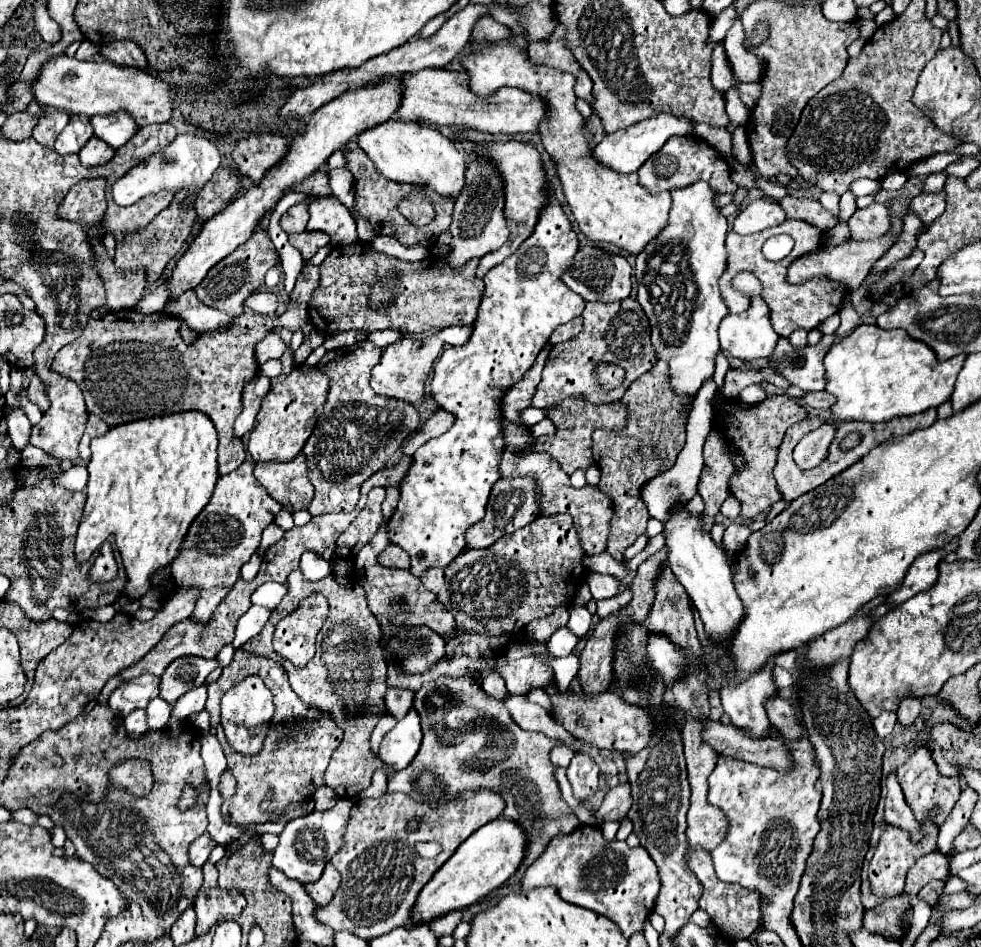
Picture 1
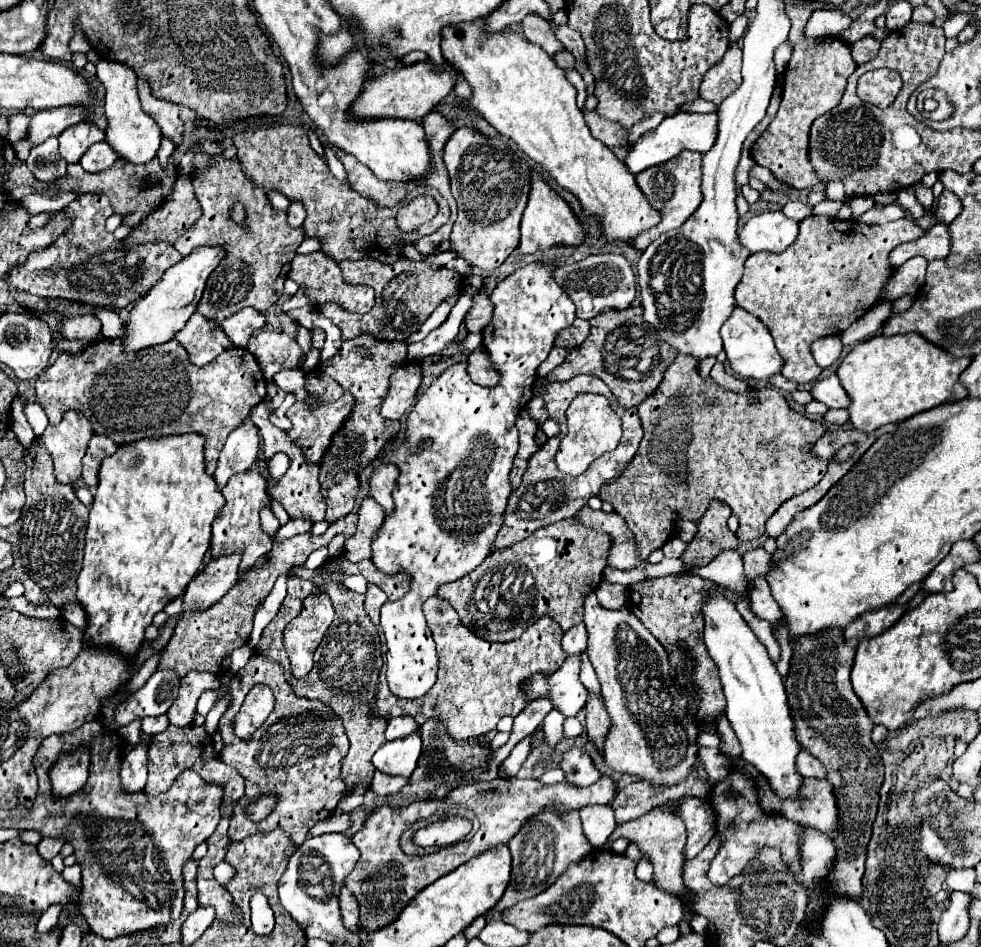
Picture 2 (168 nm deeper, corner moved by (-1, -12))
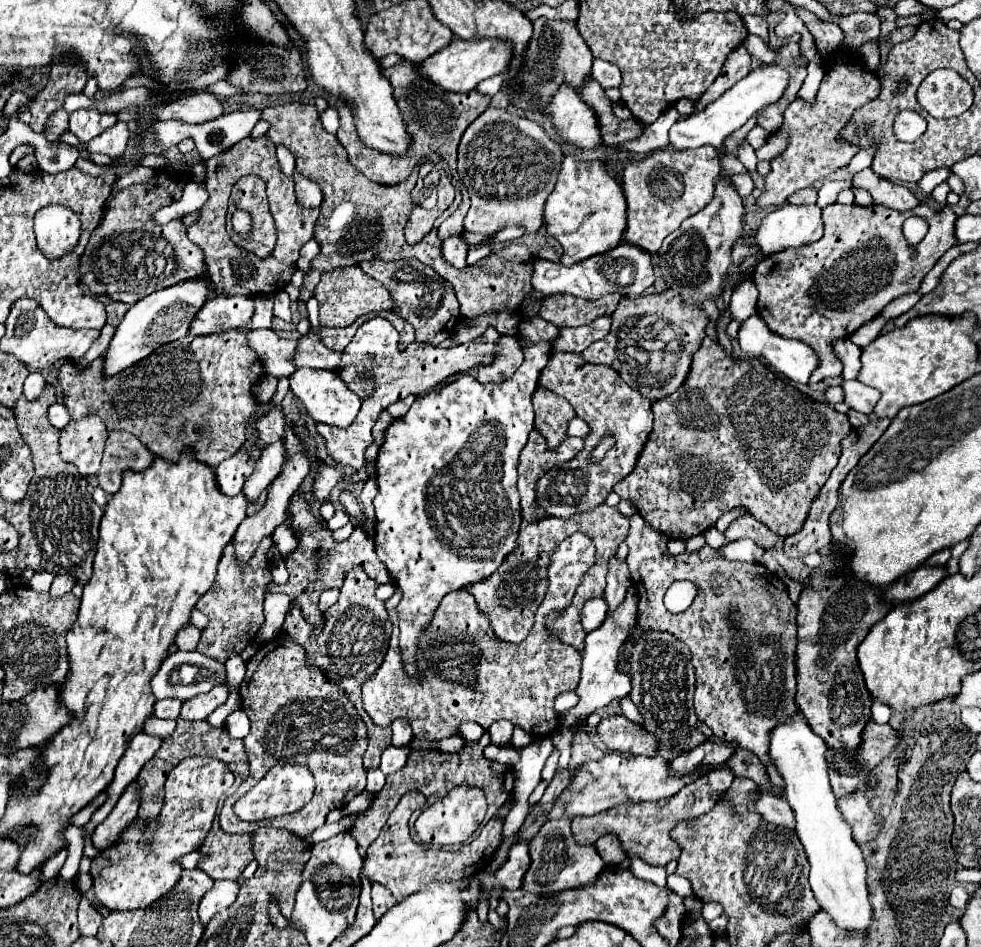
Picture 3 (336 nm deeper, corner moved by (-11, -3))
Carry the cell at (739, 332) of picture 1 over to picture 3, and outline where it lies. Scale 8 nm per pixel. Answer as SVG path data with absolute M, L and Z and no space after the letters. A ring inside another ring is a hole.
M758 314L750 316L750 318L742 324L738 336L740 336L740 338L738 338L738 340L740 340L740 346L742 346L742 350L744 350L748 356L768 360L778 372L786 374L786 376L788 376L790 380L794 380L794 382L808 384L812 372L814 372L816 366L818 366L818 356L816 356L816 352L814 352L808 344L798 342L798 340L786 340L786 338L782 338L782 336L776 336L774 332L770 332L770 328L764 324L764 320L760 320Z

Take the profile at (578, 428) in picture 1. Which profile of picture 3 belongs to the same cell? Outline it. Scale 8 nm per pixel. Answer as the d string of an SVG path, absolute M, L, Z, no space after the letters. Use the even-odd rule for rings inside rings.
M552 350L550 360L540 372L538 382L544 388L564 396L576 408L576 415L588 422L592 428L592 434L584 440L586 448L572 462L564 462L548 470L544 478L538 480L540 508L544 508L548 516L568 518L576 512L586 512L602 504L612 492L614 484L632 472L648 440L648 432L652 430L652 402L640 392L632 390L614 368L602 364L588 364L576 352ZM604 436L612 436L616 442L606 452L602 462L594 464L590 462L592 450L600 444Z

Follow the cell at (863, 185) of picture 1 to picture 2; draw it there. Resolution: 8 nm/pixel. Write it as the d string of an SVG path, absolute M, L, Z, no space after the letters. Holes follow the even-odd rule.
M822 201L813 207L813 214L819 216L835 217L843 205L844 203L841 201Z

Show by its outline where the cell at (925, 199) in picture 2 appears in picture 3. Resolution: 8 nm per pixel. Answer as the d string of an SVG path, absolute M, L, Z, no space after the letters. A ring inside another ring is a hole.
M923 203L907 211L897 211L880 204L830 204L824 214L824 236L808 246L786 248L780 254L766 256L756 272L754 282L758 286L758 314L768 328L782 338L800 340L816 350L820 356L820 368L812 374L812 382L834 378L842 374L842 364L834 354L832 344L848 338L868 320L876 318L886 304L904 294L916 292L922 278L934 268L934 264L956 246L952 208L942 212L926 212ZM918 216L930 224L924 240L916 244L912 254L910 244L902 234L906 218Z

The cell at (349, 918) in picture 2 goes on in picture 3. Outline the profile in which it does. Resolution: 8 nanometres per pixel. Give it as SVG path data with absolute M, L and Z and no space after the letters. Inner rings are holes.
M372 884L372 902L374 902L374 916L380 920L394 904L398 904L390 890L386 890L382 884Z

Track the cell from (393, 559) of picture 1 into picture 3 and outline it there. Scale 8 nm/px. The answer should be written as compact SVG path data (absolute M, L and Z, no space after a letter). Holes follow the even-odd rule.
M300 490L294 492L288 512L292 514L292 528L302 532L302 536L298 536L298 546L296 550L286 558L286 570L290 574L288 582L284 586L274 584L276 592L288 594L290 596L290 606L298 606L302 610L304 620L308 620L314 626L314 634L320 632L320 628L324 626L322 614L318 612L318 598L324 590L328 588L340 588L344 582L344 576L348 570L352 570L354 566L360 566L368 576L372 576L374 580L378 580L380 584L384 582L392 582L392 578L388 576L384 564L380 564L376 552L374 552L374 542L366 538L366 534L360 528L354 528L354 532L350 534L350 538L336 542L332 538L332 530L328 530L326 522L318 522L310 510L310 504L306 502L304 494Z

